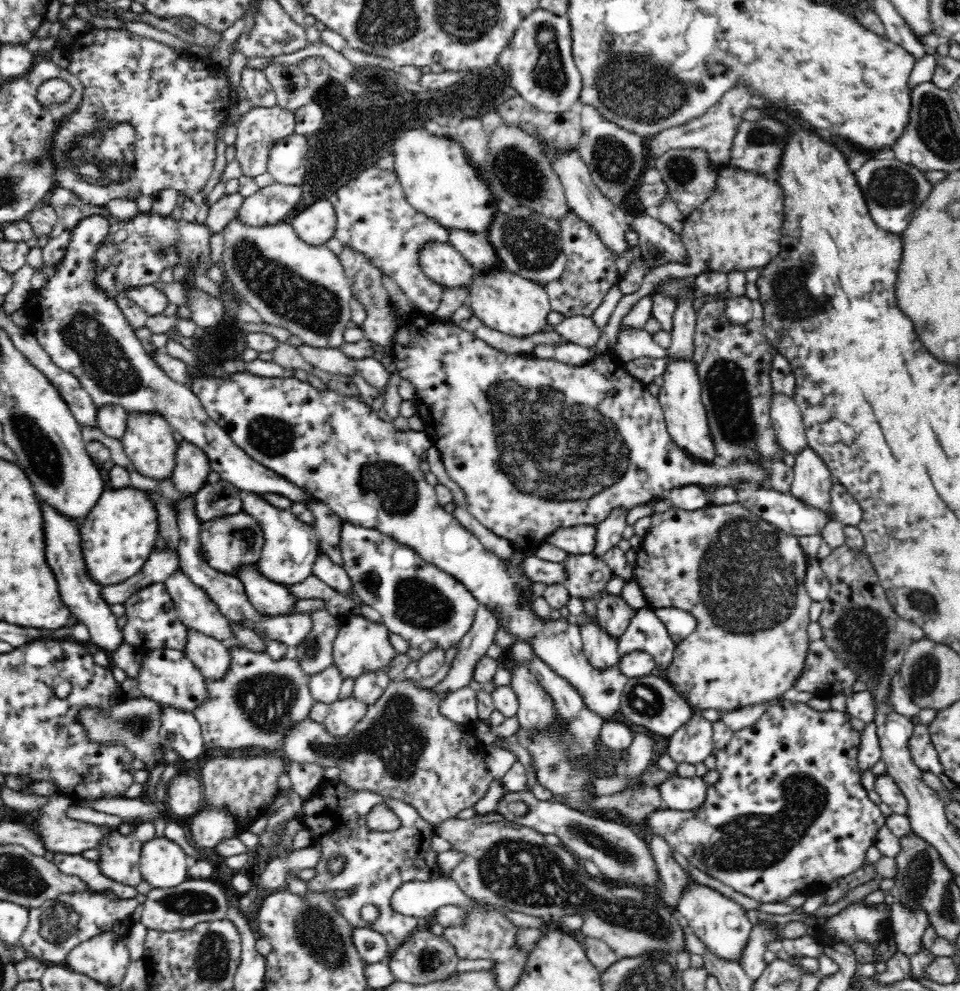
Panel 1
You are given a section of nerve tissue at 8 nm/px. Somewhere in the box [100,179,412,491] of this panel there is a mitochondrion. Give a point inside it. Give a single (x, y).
(290, 295)

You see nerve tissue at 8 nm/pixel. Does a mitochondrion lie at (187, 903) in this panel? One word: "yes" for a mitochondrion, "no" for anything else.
yes

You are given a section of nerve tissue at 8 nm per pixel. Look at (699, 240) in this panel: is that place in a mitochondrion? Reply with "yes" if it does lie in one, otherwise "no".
no

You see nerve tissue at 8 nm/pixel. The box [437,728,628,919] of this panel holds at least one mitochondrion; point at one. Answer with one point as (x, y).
(554, 766)

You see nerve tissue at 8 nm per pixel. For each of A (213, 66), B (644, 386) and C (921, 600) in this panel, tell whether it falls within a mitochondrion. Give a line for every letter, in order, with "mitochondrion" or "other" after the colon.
A: other
B: other
C: mitochondrion

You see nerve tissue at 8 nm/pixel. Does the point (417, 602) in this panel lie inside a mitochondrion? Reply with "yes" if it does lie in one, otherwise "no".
yes

